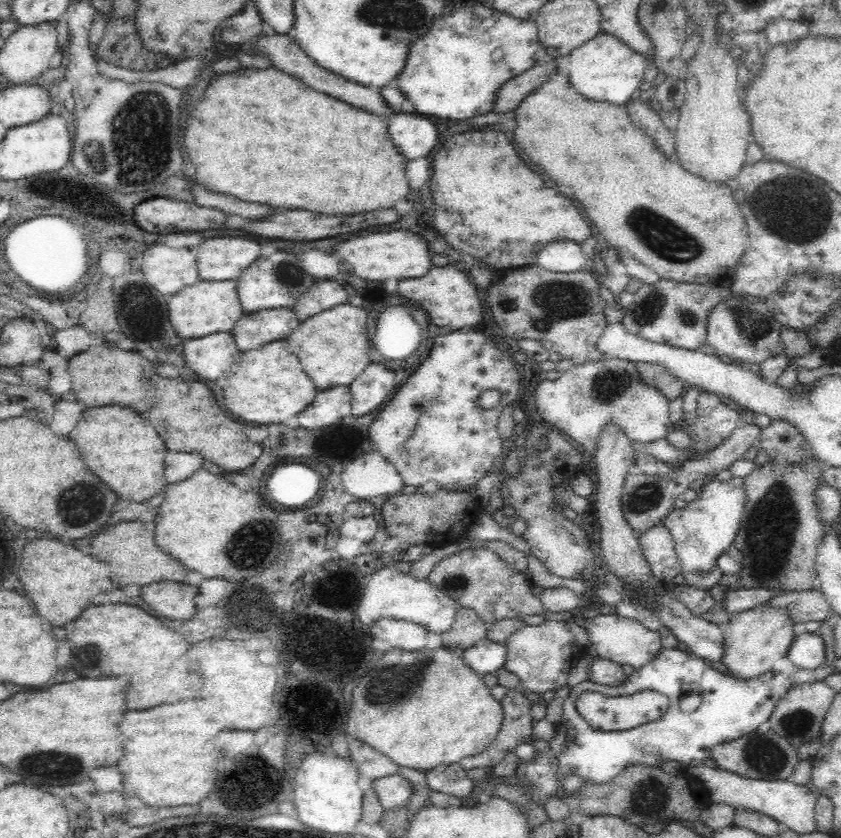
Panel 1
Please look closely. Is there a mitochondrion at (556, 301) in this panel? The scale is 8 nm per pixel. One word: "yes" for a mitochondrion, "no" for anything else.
yes

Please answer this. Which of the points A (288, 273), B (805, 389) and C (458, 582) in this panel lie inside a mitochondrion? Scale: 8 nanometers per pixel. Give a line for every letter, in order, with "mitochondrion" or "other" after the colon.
A: mitochondrion
B: other
C: mitochondrion

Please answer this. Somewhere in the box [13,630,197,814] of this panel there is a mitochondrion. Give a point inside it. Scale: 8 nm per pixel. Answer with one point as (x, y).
(43, 766)

